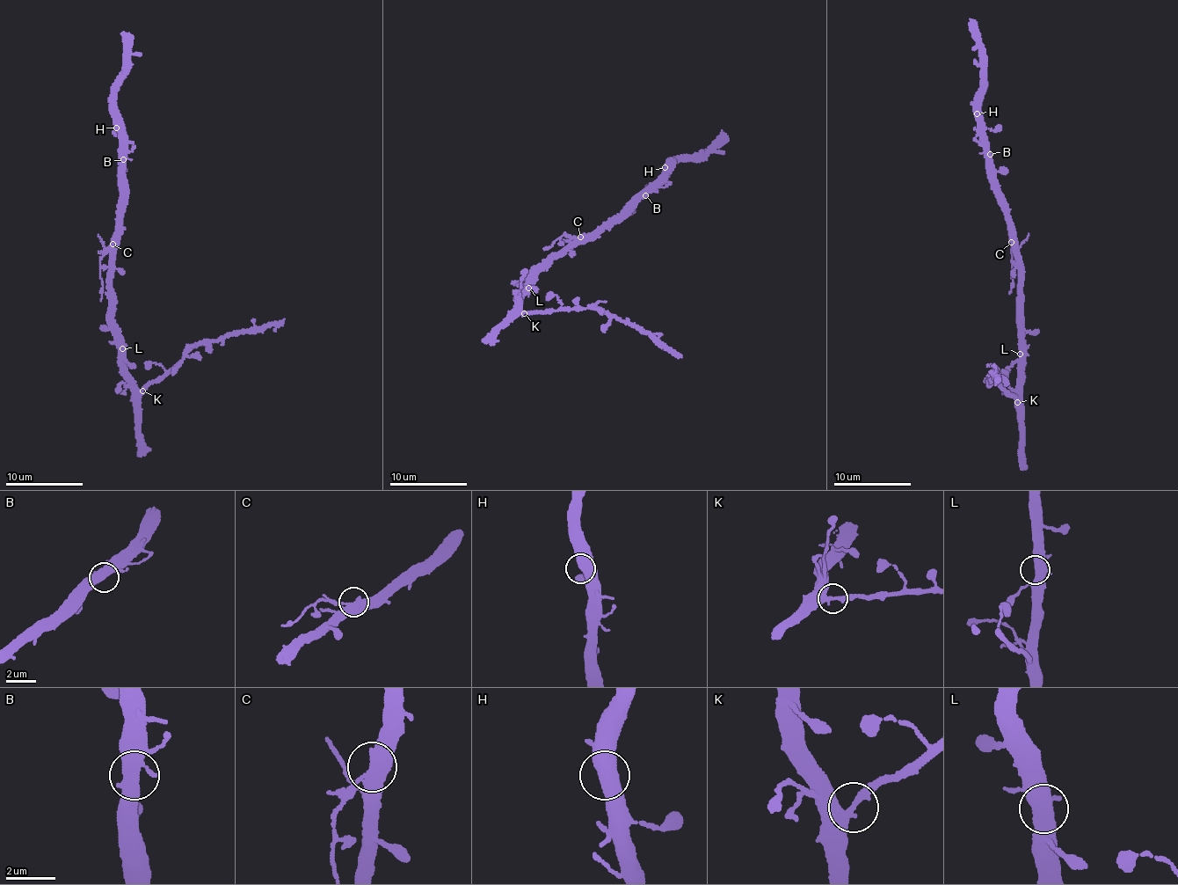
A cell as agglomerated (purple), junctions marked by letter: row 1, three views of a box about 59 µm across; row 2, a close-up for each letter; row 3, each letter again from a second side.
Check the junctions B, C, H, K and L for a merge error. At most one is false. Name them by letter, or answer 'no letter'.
C

